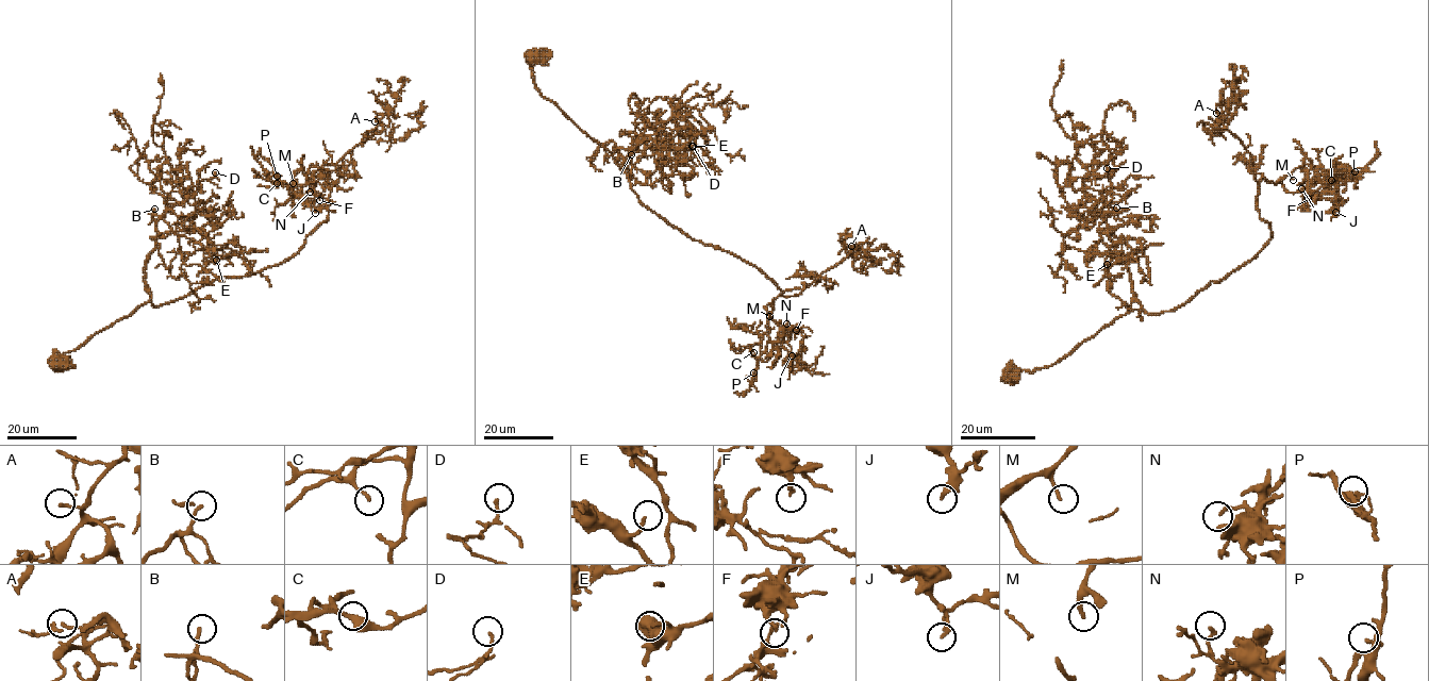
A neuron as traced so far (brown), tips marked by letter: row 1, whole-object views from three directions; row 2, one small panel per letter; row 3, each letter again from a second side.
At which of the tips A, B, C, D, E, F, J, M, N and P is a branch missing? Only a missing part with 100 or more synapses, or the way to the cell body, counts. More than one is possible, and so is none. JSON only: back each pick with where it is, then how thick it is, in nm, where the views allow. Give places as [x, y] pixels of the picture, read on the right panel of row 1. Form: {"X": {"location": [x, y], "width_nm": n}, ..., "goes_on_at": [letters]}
{"M": {"location": [1293, 180], "width_nm": 180}, "goes_on_at": ["M"]}

